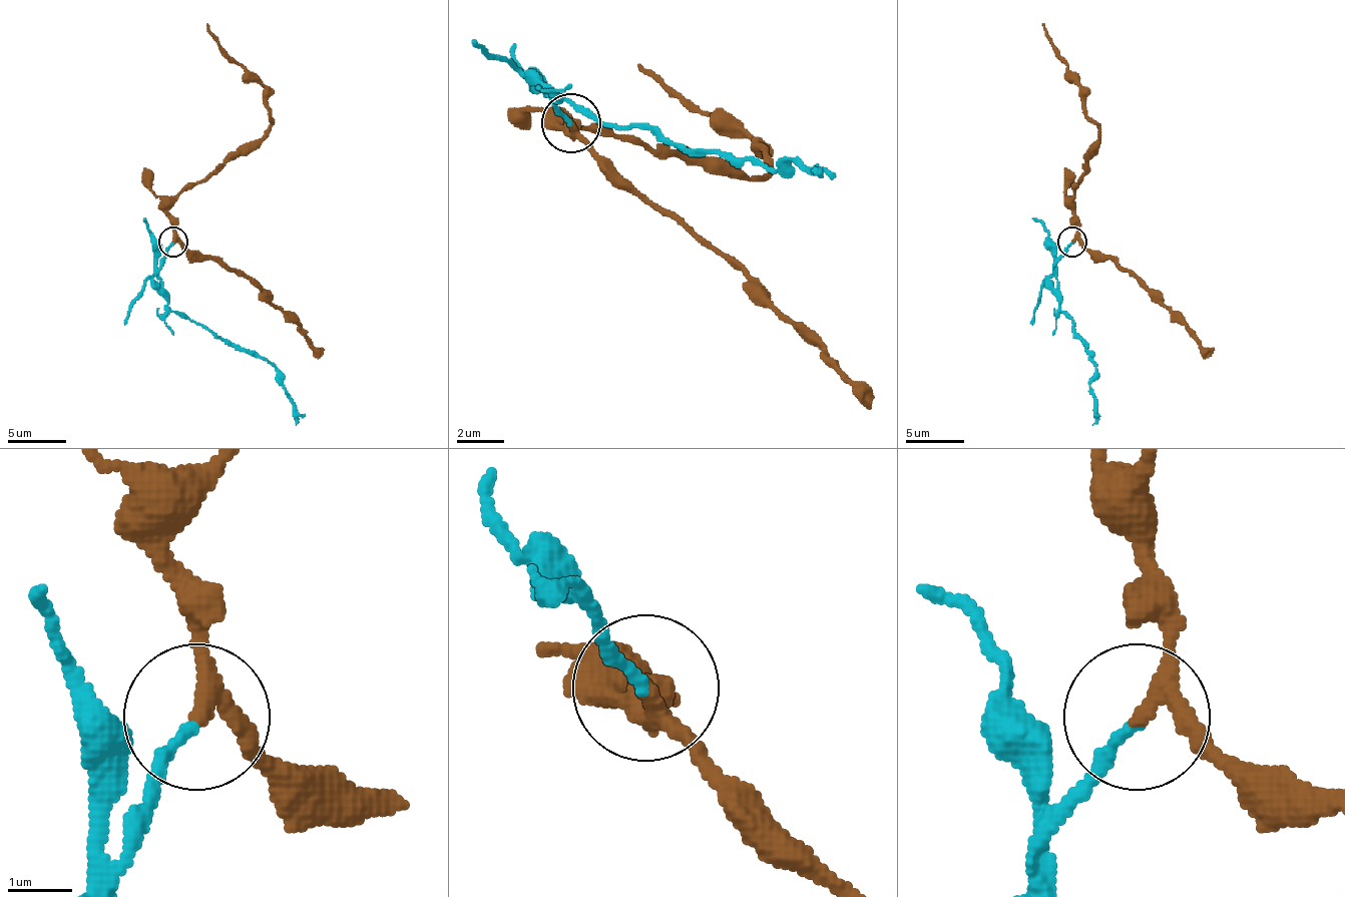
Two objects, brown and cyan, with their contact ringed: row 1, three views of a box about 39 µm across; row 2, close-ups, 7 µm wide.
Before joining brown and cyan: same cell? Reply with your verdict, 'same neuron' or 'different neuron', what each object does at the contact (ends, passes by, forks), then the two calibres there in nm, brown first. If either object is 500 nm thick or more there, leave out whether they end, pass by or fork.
different neuron; brown passes by; cyan ends there; 240 nm thick on the brown side, 180 nm on the other

